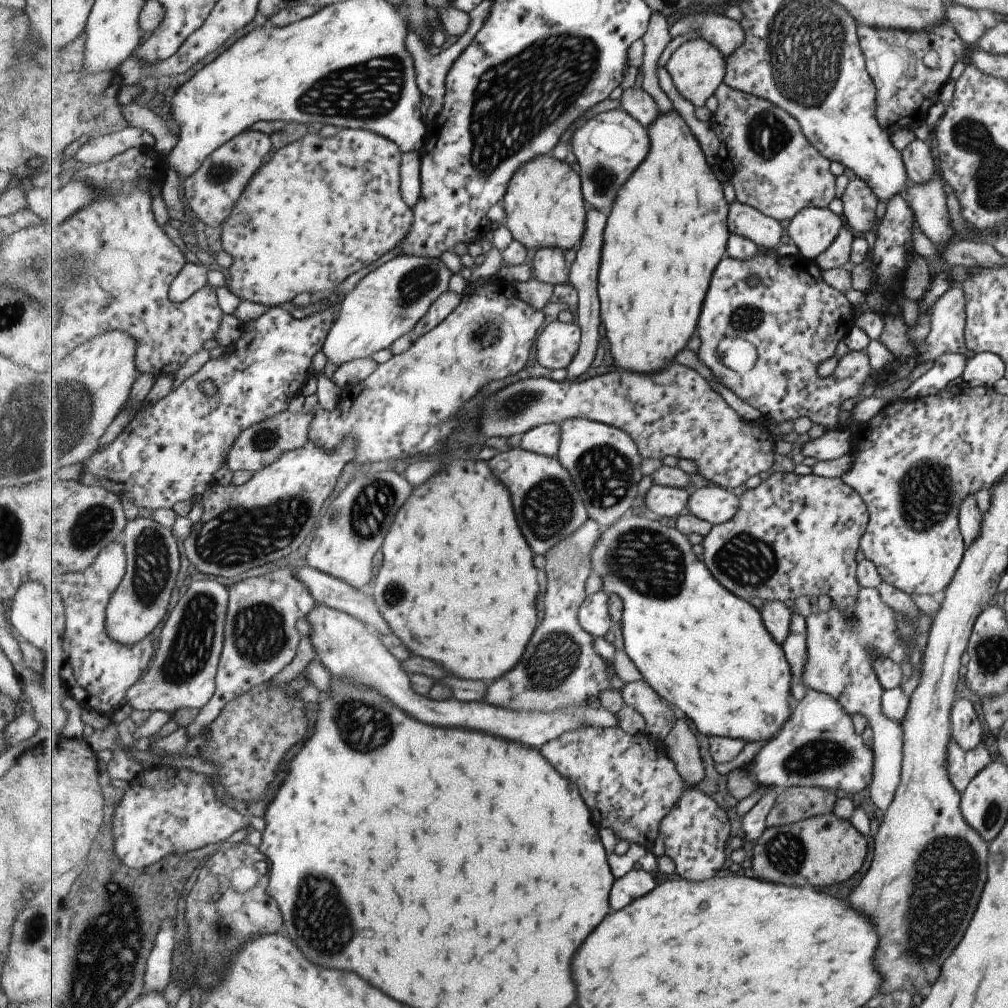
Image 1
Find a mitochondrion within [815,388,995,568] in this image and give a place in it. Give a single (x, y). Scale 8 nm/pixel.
(926, 495)

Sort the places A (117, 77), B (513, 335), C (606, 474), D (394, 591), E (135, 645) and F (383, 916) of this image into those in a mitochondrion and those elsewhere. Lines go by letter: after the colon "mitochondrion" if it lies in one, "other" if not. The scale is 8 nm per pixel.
A: other
B: other
C: mitochondrion
D: mitochondrion
E: other
F: other

